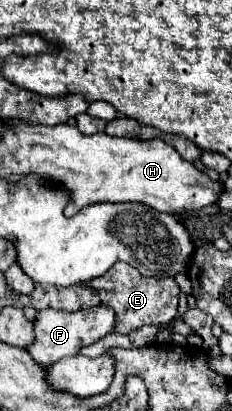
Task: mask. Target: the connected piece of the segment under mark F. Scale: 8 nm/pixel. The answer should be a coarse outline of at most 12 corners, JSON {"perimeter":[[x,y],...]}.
{"perimeter":[[107,306],[41,310],[25,350],[49,368],[113,330]]}

